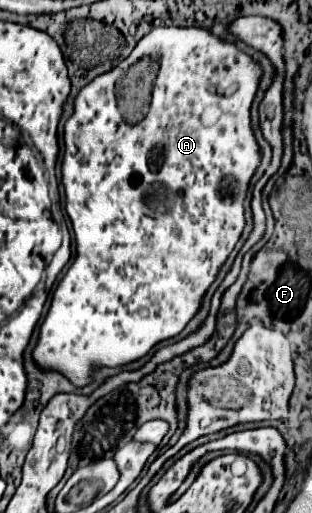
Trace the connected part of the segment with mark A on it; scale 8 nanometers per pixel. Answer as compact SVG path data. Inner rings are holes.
M155 27L151 33L147 33L145 37L141 37L141 39L137 41L137 45L135 45L135 49L131 51L129 57L125 57L125 59L123 59L117 67L113 67L111 71L107 71L107 73L95 77L93 81L89 81L89 83L77 93L77 97L75 97L75 101L73 101L73 115L65 121L65 127L63 127L65 153L63 153L63 163L61 163L61 175L63 175L61 181L63 181L63 187L65 187L65 211L67 211L67 215L69 215L69 219L71 219L71 225L73 225L73 231L75 231L77 257L75 257L73 265L69 267L69 271L65 273L65 277L63 277L63 279L59 281L59 285L55 287L53 299L51 299L51 307L49 307L49 313L47 313L47 317L43 319L41 327L39 327L39 339L37 339L37 345L35 345L35 349L33 349L33 361L35 361L35 365L37 365L39 369L43 369L43 371L57 371L57 373L61 373L63 377L67 377L75 387L85 387L85 385L89 385L89 383L93 381L93 375L95 375L97 369L101 369L101 367L123 367L123 365L127 365L127 363L133 363L133 361L145 357L157 343L177 337L177 335L185 329L185 325L195 317L195 313L201 309L201 299L203 299L203 295L207 293L207 289L211 287L211 283L217 279L219 269L223 267L223 263L227 261L227 257L231 255L231 251L235 249L235 245L237 245L237 241L239 241L239 237L241 237L241 233L243 233L243 227L245 227L245 199L247 199L247 187L249 187L249 181L251 181L251 177L255 175L257 167L261 165L261 147L259 147L259 143L257 143L257 139L255 139L255 133L253 133L253 129L251 129L251 103L253 103L253 99L255 99L257 85L259 85L261 77L263 77L263 67L259 65L259 61L255 61L255 59L253 59L251 55L247 55L245 51L237 49L235 43L219 39L219 37L213 35L209 29L201 29L201 27ZM151 49L161 49L159 73L157 73L159 57L157 57L155 53L149 55ZM117 105L119 105L119 109L123 111L123 115L125 115L125 119L127 119L129 123L141 121L145 115L147 115L147 117L145 117L141 123L137 123L137 125L129 125L129 123L121 117Z

